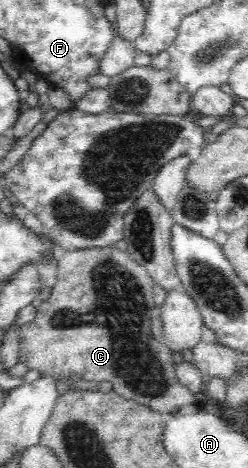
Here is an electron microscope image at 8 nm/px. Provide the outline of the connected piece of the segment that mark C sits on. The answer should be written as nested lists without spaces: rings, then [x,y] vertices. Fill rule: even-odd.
[[[109,245],[60,253],[60,256],[57,258],[56,268],[57,281],[51,287],[49,297],[35,307],[35,319],[32,319],[27,325],[18,327],[17,338],[19,341],[20,364],[23,364],[28,370],[37,370],[37,373],[41,374],[41,377],[54,377],[57,381],[61,381],[63,378],[71,378],[72,376],[77,376],[77,378],[82,378],[85,381],[96,381],[96,383],[99,381],[109,381],[113,386],[112,391],[122,399],[133,401],[137,405],[143,405],[163,416],[179,413],[182,410],[196,406],[194,396],[179,383],[176,365],[172,359],[172,352],[163,342],[157,342],[151,334],[150,315],[154,309],[154,282],[145,267],[135,263],[135,260],[127,252],[121,251],[113,245]]]

